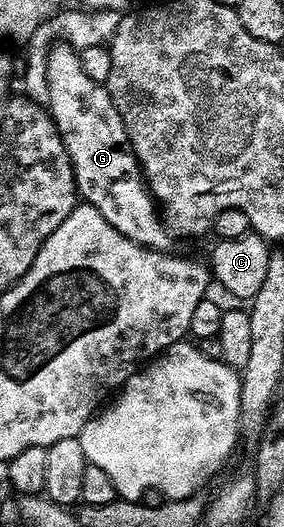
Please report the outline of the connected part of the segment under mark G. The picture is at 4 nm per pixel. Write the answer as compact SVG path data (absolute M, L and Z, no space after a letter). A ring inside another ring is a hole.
M62 40L56 43L45 54L45 89L51 119L55 121L69 152L78 197L86 205L97 208L97 212L101 212L101 216L105 216L105 220L113 224L113 228L117 228L117 232L121 232L138 246L170 251L172 231L161 220L157 203L148 191L135 153L131 151L125 124L106 85L85 76L79 51L74 46Z

